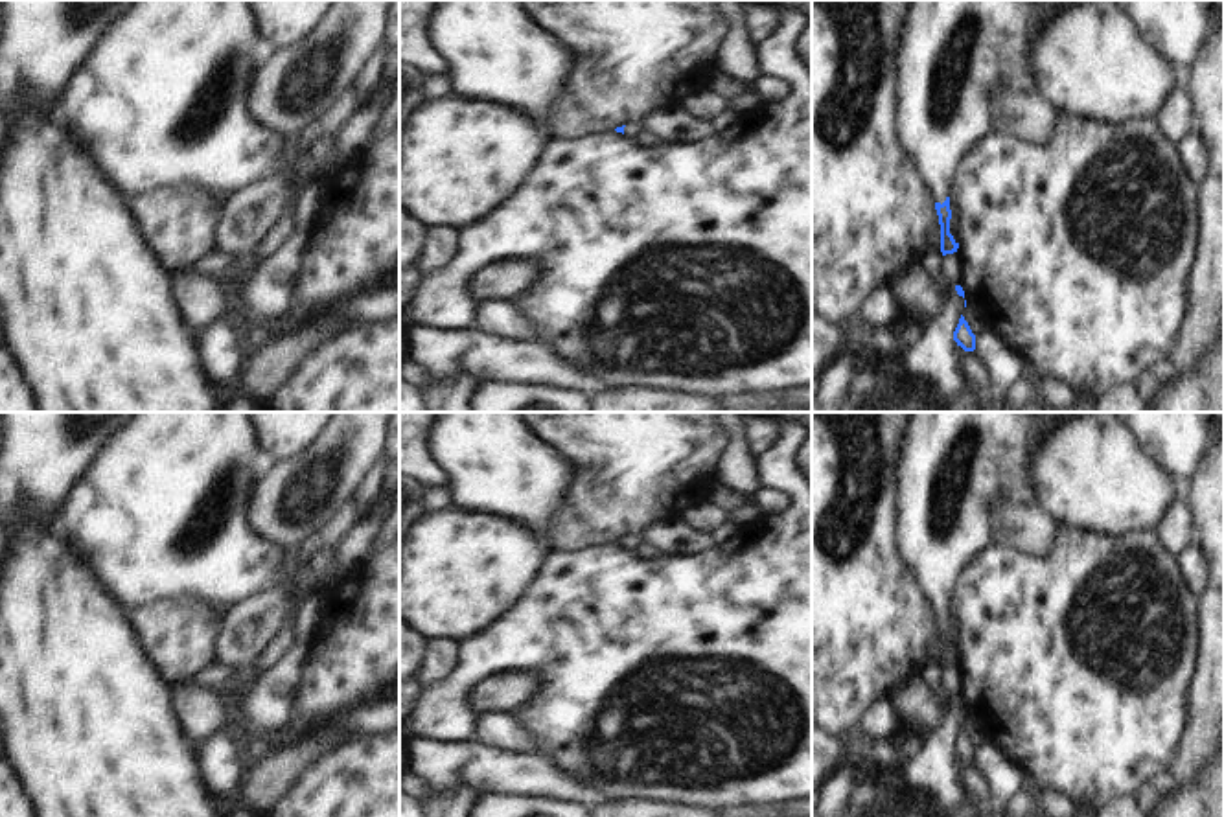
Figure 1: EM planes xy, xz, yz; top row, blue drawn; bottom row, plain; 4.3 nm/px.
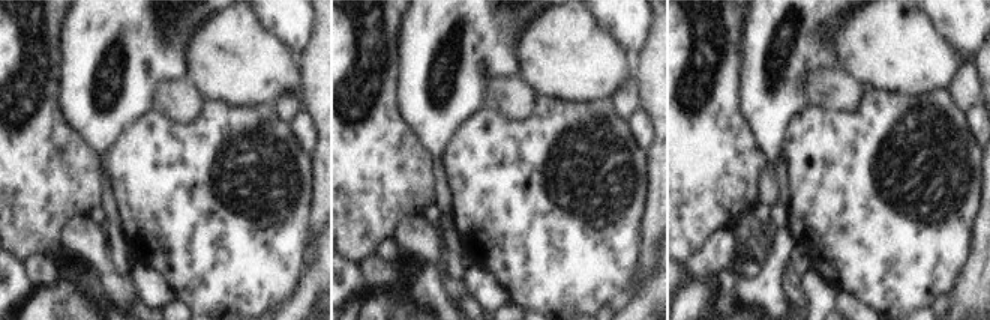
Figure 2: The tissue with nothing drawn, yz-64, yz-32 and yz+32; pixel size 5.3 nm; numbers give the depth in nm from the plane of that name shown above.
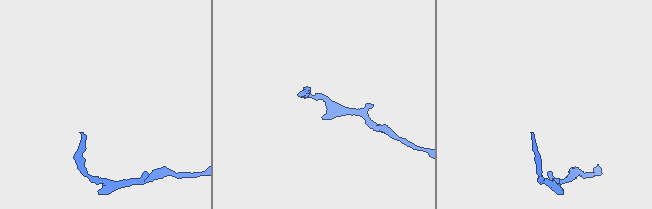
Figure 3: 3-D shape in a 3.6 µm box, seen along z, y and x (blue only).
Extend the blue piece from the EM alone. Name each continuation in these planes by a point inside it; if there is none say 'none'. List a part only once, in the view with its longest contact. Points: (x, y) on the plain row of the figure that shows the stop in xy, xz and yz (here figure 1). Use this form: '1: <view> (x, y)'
1: yz (952, 470)

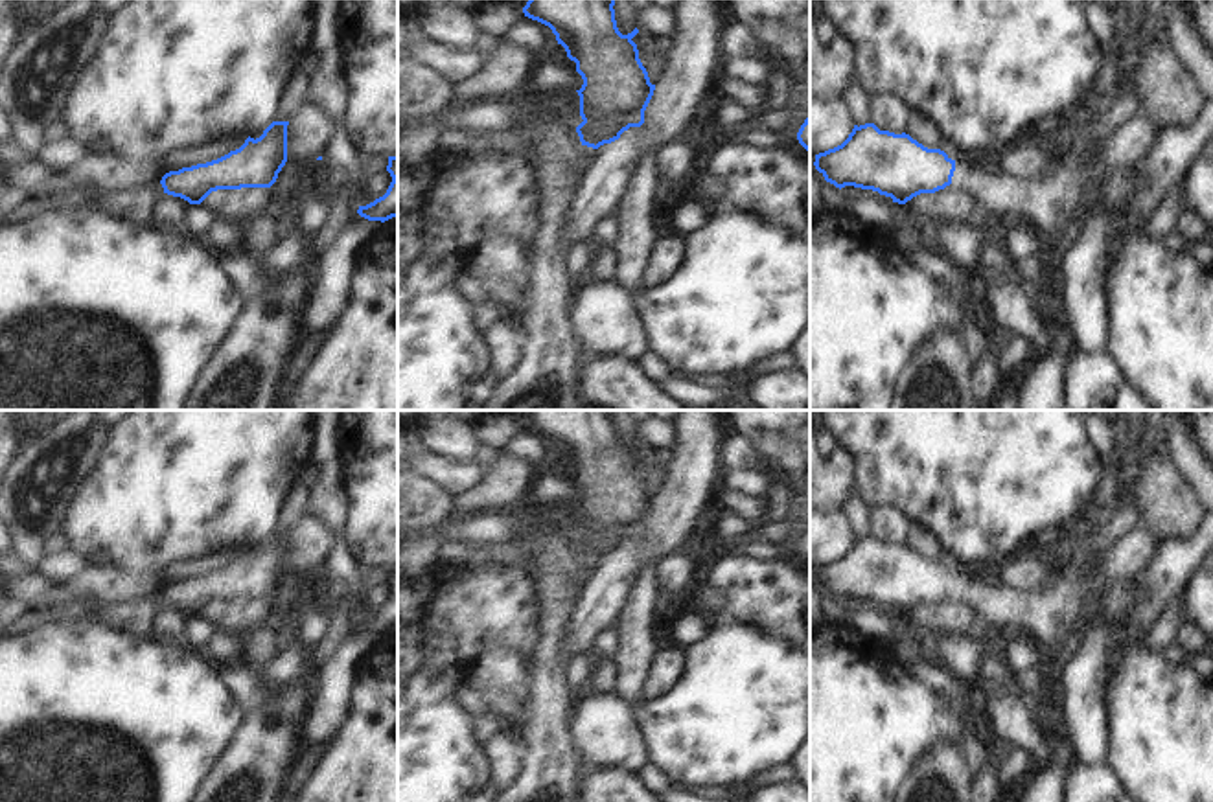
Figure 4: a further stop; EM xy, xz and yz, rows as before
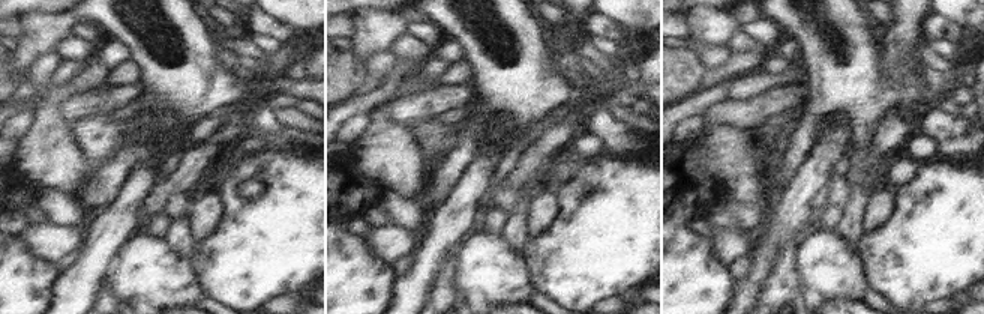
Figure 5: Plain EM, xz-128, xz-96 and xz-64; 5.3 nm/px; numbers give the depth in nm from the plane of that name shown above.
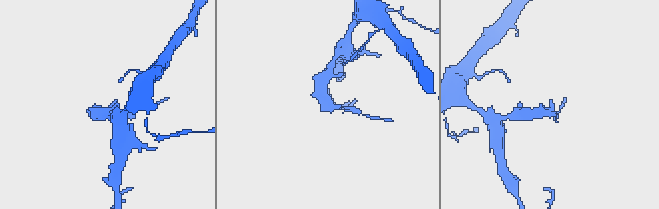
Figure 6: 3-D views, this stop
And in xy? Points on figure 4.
none

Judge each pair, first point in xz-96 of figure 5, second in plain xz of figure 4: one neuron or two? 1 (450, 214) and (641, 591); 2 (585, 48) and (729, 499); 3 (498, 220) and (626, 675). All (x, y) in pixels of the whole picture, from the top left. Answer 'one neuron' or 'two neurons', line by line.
1: two neurons
2: one neuron
3: two neurons

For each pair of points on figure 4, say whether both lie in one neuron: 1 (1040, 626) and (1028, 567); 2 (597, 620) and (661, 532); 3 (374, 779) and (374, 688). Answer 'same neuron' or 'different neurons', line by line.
1: different neurons
2: same neuron
3: same neuron

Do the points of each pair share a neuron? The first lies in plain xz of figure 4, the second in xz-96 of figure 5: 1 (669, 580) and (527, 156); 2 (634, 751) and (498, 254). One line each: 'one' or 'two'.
1: one
2: one

